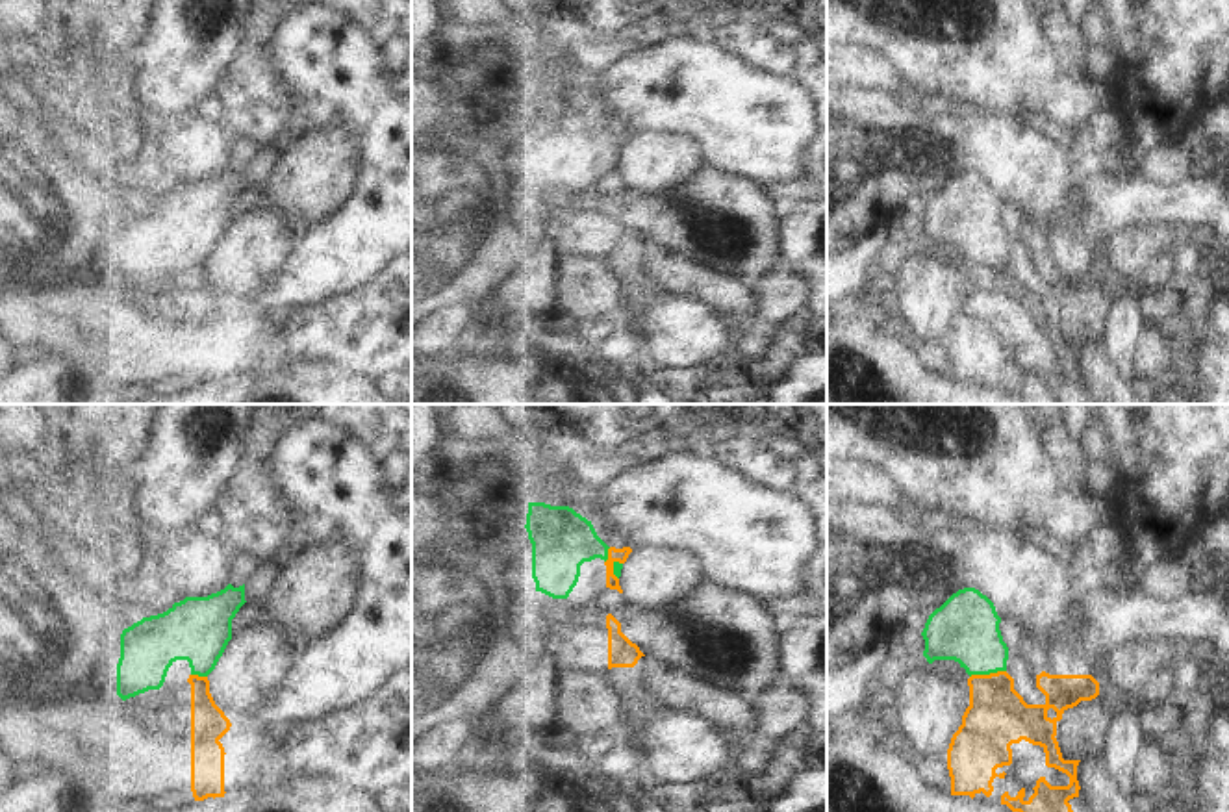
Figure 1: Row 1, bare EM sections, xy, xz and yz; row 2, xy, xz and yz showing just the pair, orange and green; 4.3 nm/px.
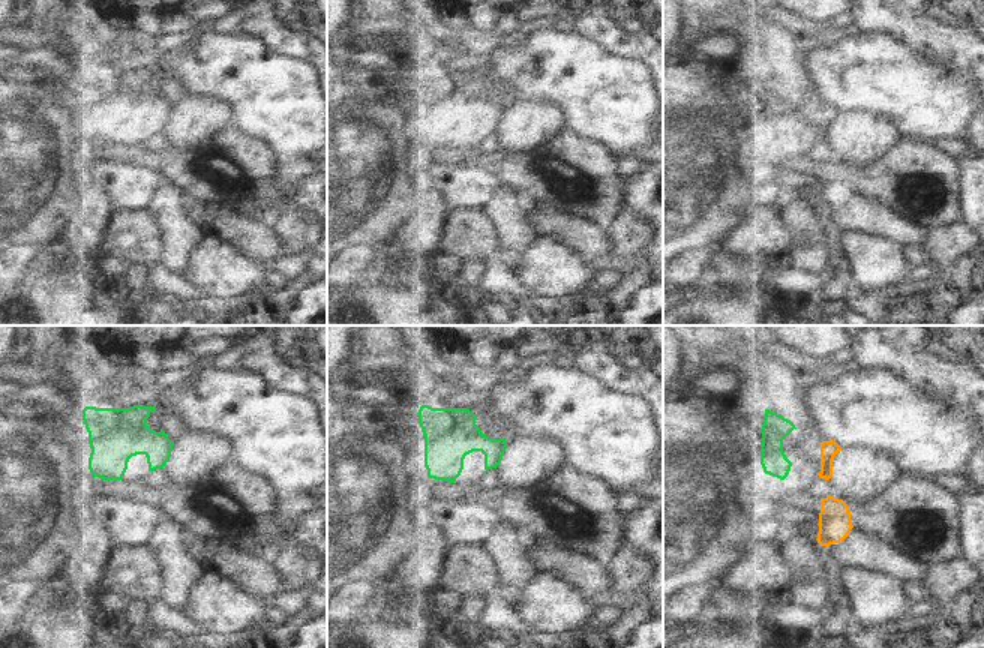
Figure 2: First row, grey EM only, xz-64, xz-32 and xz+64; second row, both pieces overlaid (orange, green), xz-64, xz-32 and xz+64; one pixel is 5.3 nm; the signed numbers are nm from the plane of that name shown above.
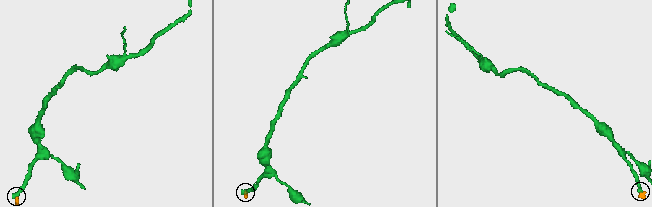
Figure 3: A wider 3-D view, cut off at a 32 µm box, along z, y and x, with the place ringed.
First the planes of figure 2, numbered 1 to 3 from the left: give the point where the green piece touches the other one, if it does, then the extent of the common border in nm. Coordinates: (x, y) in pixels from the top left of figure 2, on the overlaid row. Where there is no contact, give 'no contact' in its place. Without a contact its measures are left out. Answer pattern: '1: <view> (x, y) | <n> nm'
1: no contact
2: no contact
3: no contact

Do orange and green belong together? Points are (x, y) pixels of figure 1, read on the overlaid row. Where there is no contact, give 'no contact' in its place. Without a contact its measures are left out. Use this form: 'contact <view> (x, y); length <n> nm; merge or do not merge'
contact yz (987, 675); length 160 nm; do not merge

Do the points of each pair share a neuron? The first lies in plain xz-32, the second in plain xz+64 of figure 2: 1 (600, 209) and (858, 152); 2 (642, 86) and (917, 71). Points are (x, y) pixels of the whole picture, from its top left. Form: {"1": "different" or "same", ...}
{"1": "different", "2": "same"}

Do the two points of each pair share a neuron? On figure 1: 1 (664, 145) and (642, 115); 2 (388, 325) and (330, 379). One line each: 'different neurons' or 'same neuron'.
1: different neurons
2: different neurons

